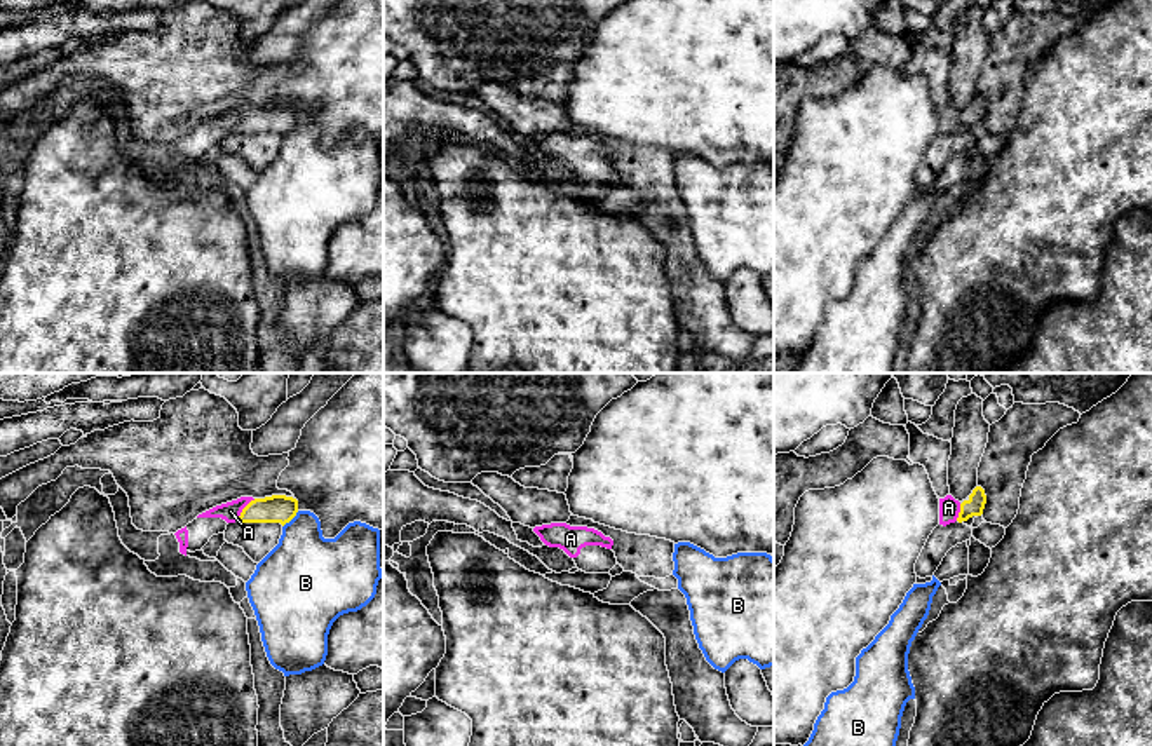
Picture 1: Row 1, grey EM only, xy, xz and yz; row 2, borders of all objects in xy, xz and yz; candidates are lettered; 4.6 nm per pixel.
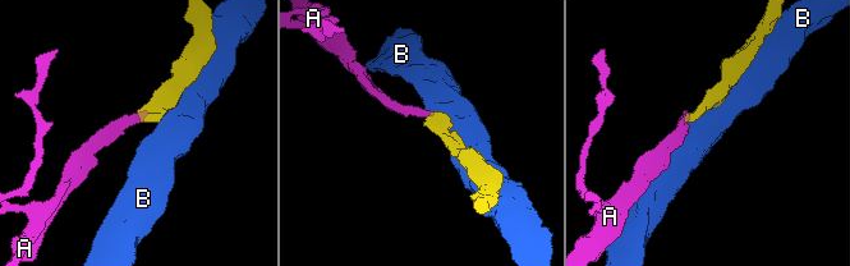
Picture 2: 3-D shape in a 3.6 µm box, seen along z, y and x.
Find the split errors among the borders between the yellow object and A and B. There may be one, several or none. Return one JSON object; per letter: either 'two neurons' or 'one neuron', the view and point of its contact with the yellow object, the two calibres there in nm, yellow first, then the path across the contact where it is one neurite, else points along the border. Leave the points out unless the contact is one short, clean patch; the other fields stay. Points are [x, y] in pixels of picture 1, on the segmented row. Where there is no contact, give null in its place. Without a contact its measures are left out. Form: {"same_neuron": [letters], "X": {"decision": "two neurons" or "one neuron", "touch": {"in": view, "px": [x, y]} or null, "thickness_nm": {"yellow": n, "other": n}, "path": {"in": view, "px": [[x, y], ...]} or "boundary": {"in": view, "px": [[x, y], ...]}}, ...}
{"same_neuron": ["A"], "A": {"decision": "one neuron", "touch": {"in": "xy", "px": [243, 509]}, "thickness_nm": {"yellow": 130, "other": 90}, "path": {"in": "xy", "px": [[281, 509], [243, 509], [230, 511]]}}, "B": {"decision": "two neurons", "touch": {"in": "xy", "px": [290, 520]}, "thickness_nm": {"yellow": 130, "other": 360}}}

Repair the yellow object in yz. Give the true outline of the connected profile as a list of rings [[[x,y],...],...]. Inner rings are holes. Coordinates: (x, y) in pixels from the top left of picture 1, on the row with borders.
[[[976,486],[962,504],[952,495],[939,498],[939,525],[962,523],[972,516],[981,516],[986,504],[986,495],[981,486]]]

